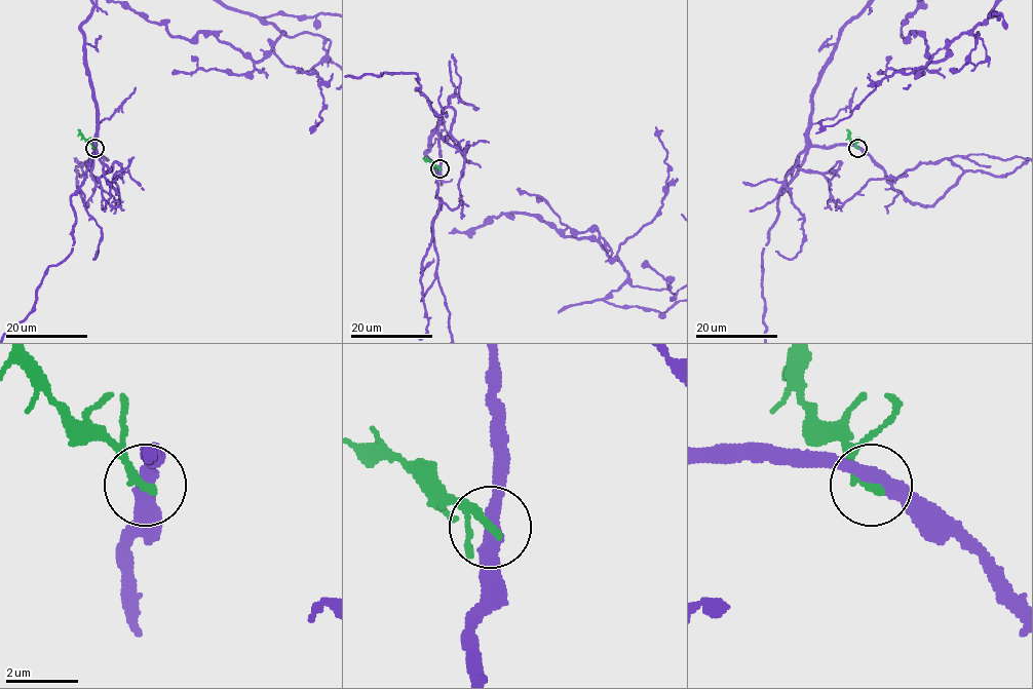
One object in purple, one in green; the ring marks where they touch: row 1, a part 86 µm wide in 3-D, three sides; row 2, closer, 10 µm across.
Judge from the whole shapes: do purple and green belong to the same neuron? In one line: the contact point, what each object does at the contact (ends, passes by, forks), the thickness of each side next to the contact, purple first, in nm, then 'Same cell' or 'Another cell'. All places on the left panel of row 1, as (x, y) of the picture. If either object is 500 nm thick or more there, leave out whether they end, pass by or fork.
Place: (94, 148). At the ring purple passes by. At the ring green ends. Thickness 400 nm (purple) against 300 nm. Another cell

